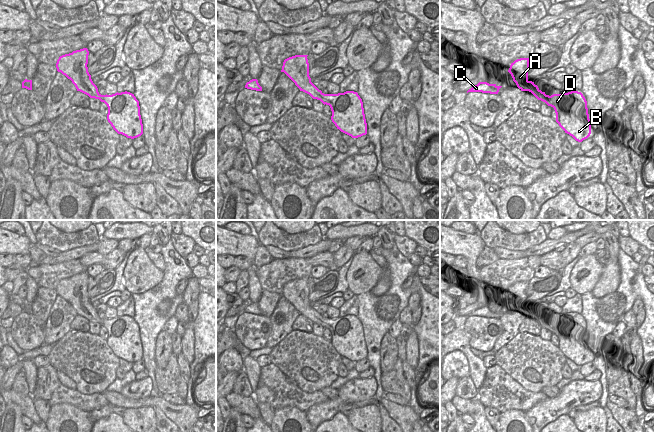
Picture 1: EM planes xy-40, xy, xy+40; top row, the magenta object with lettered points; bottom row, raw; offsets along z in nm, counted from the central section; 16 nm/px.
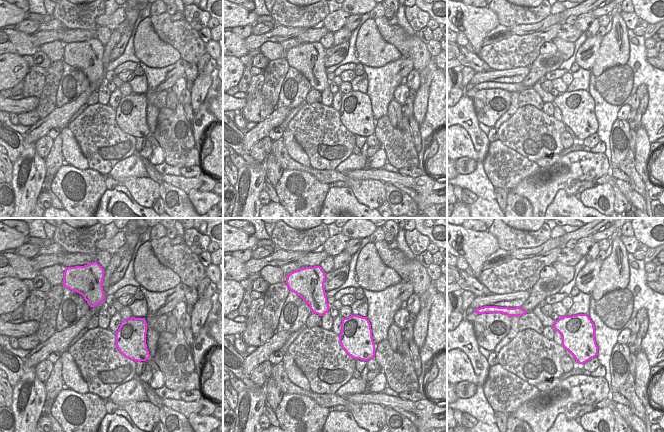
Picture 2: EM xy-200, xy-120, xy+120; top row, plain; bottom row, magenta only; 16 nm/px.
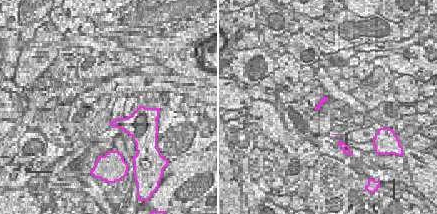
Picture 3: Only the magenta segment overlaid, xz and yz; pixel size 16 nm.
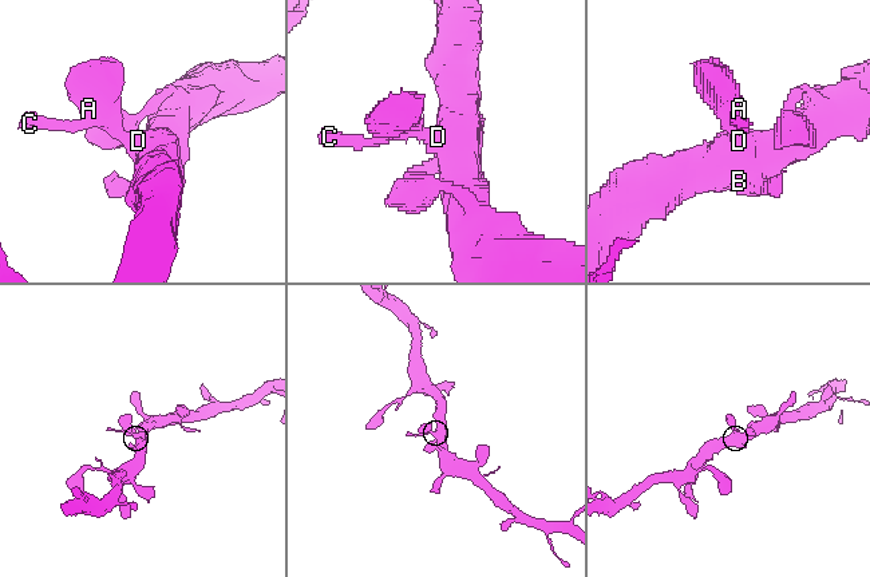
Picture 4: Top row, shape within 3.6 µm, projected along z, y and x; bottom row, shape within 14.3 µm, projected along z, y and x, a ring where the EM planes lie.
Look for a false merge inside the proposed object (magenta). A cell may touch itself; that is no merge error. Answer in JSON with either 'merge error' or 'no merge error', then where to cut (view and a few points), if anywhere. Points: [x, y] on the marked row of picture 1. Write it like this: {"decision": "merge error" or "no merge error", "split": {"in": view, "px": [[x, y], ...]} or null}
{"decision": "no merge error", "split": null}

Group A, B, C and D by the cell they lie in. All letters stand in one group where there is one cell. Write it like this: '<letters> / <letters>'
A B C D

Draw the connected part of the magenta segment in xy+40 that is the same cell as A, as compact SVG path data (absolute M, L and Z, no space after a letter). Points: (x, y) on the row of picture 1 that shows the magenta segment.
M520 58L511 63L508 72L511 74L513 81L521 91L531 92L538 100L545 102L548 106L554 108L556 113L556 122L576 141L582 142L591 134L591 123L588 114L587 101L583 94L578 91L568 93L553 94L551 96L542 92L534 82L528 80L529 58Z

